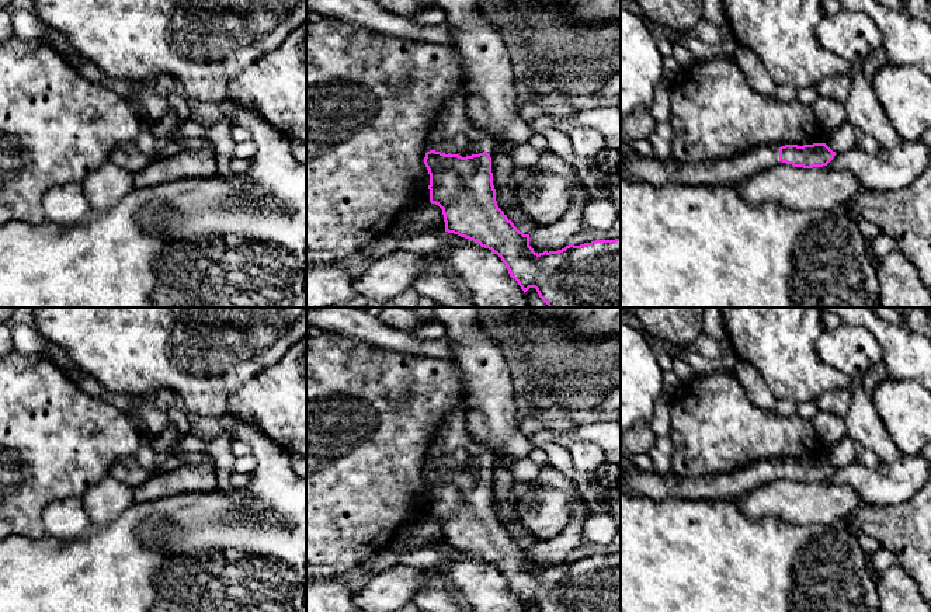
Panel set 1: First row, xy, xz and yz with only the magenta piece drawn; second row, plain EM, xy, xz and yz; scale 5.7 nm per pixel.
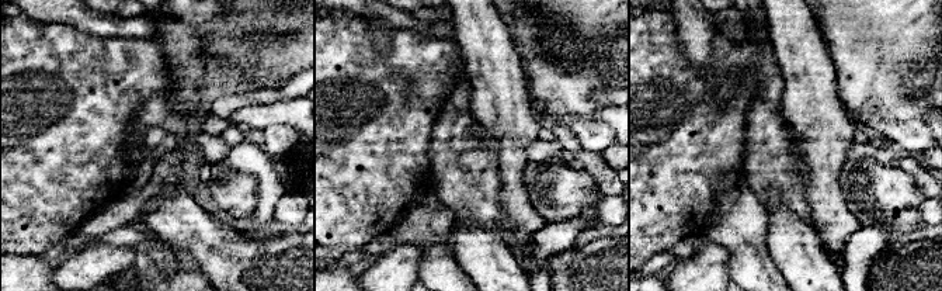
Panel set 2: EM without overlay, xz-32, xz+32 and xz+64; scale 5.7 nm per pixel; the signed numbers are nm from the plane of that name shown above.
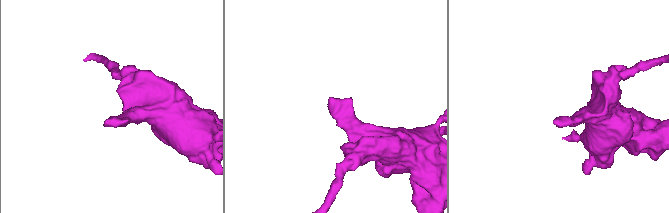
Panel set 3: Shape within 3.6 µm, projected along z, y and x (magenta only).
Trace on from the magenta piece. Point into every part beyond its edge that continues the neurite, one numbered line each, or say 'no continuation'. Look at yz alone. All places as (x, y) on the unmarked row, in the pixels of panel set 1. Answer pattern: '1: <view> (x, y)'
1: yz (659, 486)

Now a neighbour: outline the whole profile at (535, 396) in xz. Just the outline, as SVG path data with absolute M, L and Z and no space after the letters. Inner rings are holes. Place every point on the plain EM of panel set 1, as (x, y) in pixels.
M531 379L525 386L525 396L529 400L532 415L543 420L545 430L552 431L577 427L579 424L570 418L570 413L587 407L591 401L584 394L563 397L541 392Z

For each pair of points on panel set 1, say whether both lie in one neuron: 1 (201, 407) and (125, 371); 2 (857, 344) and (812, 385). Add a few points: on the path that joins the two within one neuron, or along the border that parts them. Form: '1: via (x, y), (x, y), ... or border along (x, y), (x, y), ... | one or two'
1: via (184, 388), (167, 371), (145, 371) | one
2: border along (820, 334), (816, 343), (817, 355), (848, 378) | two

